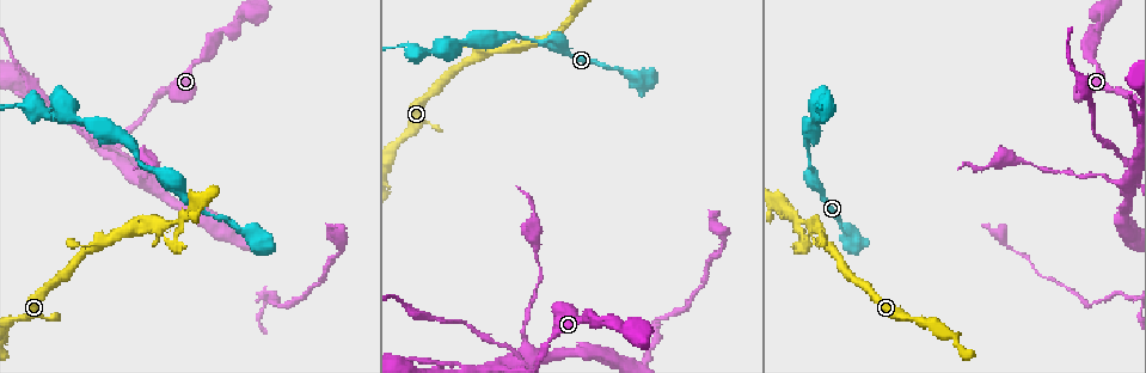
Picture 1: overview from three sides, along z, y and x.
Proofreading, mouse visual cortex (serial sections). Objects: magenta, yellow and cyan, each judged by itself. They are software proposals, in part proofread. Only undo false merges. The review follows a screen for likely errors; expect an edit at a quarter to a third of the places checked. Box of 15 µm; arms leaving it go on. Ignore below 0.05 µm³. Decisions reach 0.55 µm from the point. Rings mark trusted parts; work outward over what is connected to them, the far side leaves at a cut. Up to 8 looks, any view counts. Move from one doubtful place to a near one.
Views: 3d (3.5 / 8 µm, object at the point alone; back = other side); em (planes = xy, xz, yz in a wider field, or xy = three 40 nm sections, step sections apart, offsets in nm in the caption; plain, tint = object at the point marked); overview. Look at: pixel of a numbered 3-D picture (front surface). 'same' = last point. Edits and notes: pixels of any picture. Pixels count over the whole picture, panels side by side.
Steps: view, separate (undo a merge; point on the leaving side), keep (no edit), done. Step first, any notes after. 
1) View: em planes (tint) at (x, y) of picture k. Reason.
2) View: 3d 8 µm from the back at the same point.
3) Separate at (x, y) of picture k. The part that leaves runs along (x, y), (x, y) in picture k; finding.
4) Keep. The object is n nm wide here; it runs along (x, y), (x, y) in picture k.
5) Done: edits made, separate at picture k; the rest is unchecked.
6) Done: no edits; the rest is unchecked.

View: 3d 3.5 µm from the back at (134, 163) of picture 1. Thick turns thin.

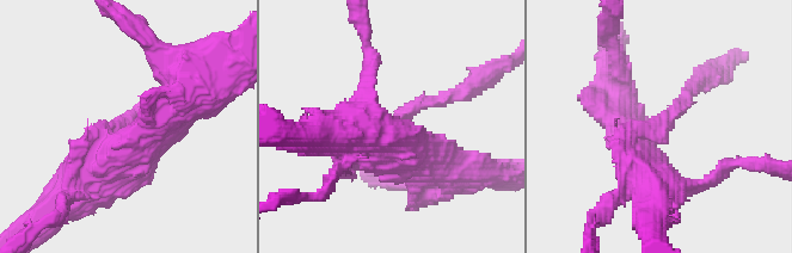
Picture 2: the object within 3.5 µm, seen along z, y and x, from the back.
View: em xy step 2 (tint) at (118, 127) of picture 2. Need the tissue.

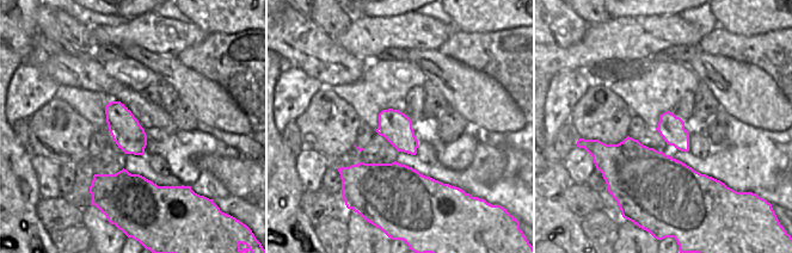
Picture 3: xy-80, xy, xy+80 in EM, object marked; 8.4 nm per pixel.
Separate at (329, 189) of picture 2. The part that leaves runs along (637, 134), (667, 122), (694, 86) in picture 2; a second cell is stuck on.

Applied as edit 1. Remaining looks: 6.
View: overview.

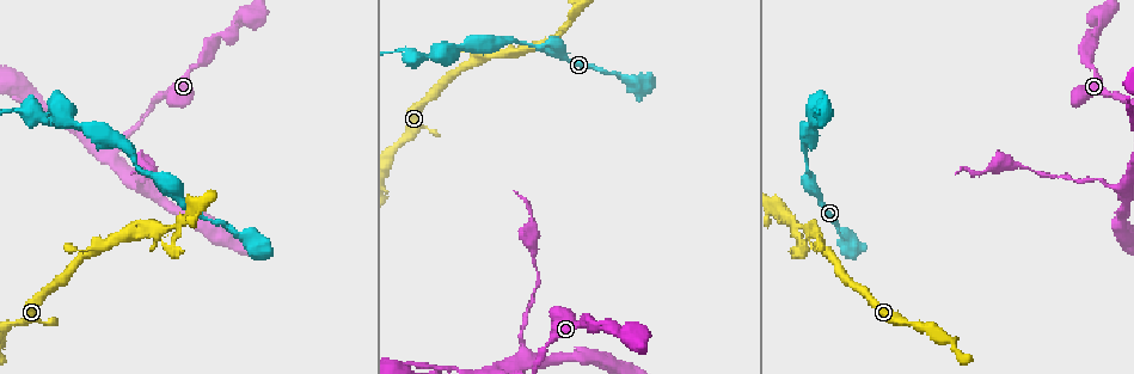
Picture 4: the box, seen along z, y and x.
View: 3d 3.5 µm from the back at (155, 230) of picture 4. Branch point.

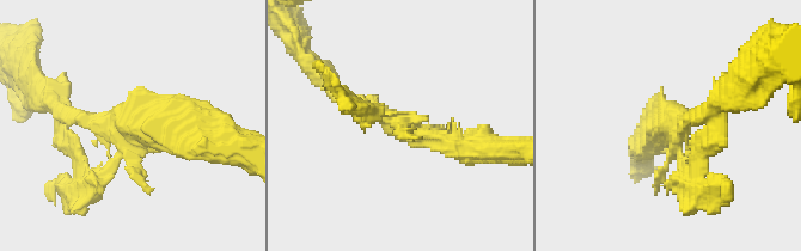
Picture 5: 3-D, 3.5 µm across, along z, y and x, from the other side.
View: em planes (tint) at (405, 124) of picture 5.

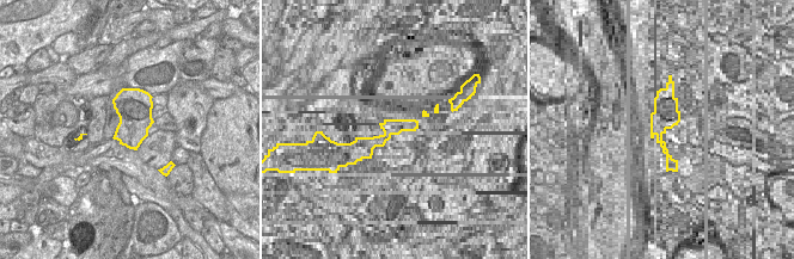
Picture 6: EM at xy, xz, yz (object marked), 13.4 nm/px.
Separate at (98, 194) of picture 5. The part that leaves runs along (117, 157), (55, 204) in picture 5; two cells meet here.

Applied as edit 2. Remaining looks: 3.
View: 3d 3.5 µm at (163, 178) of picture 4.

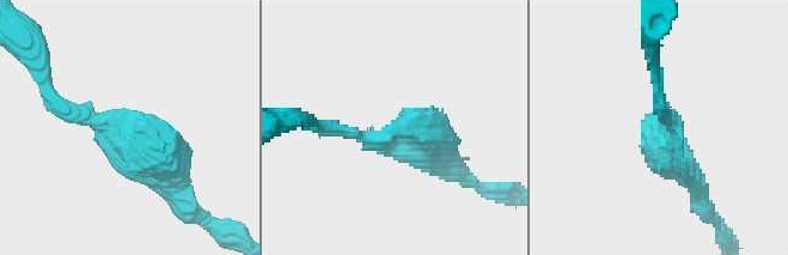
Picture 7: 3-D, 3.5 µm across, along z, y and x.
View: em xy step 2 (tint) at (126, 125) of picture 7. The arms are 200, 450 nm wide; need the tissue.

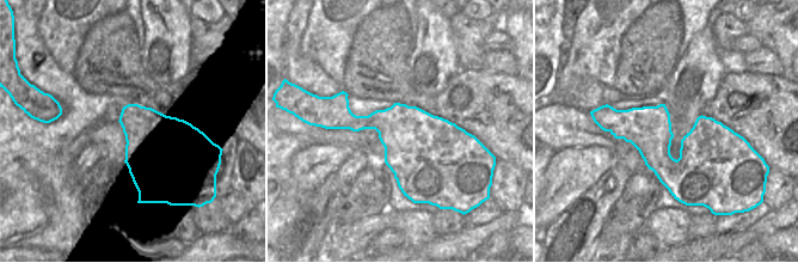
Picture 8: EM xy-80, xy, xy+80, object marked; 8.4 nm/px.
Keep. It runs along (606, 124), (669, 164), (730, 134) in picture 8; continuous, no second cell.

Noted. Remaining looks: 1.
Done: edits made, separate at picture 2, separate at picture 5; the rest is unchecked.

